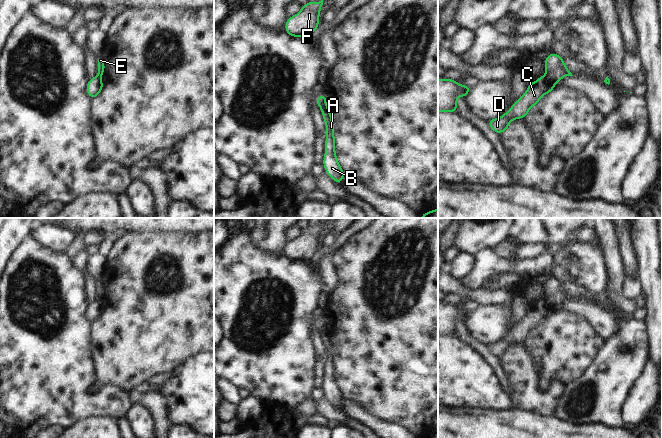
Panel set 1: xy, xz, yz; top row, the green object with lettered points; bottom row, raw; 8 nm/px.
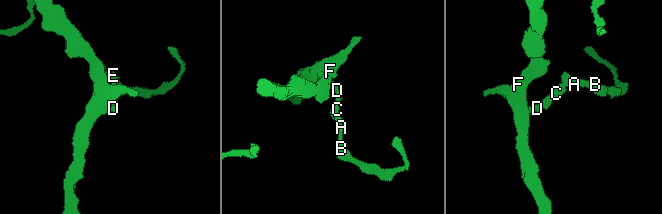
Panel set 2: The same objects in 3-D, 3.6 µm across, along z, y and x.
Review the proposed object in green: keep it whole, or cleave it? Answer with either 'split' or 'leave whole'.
split

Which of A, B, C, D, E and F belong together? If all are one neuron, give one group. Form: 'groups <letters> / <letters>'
groups A B E / C D F

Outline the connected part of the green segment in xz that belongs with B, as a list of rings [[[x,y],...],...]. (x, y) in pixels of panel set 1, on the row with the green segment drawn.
[[[326,104],[320,106],[322,115],[326,124],[327,137],[325,141],[326,152],[324,154],[323,165],[326,173],[332,177],[332,179],[341,185],[341,180],[344,178],[345,173],[338,163],[335,154],[335,139],[334,139],[334,125],[330,109]]]

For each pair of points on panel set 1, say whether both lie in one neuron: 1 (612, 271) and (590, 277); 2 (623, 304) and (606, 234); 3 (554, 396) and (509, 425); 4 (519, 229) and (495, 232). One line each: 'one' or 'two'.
1: two
2: two
3: two
4: two

